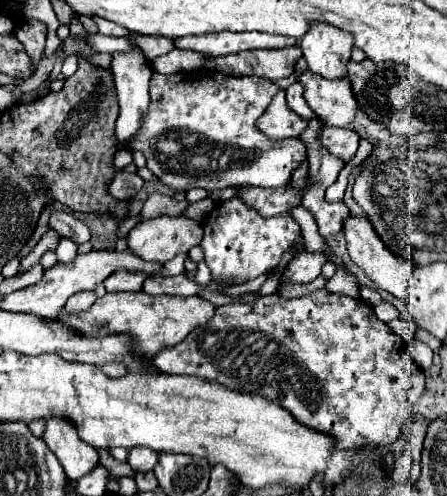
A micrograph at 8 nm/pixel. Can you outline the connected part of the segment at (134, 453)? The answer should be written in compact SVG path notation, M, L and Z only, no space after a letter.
M132 448L128 450L128 464L134 472L150 472L158 462L158 452L150 448Z

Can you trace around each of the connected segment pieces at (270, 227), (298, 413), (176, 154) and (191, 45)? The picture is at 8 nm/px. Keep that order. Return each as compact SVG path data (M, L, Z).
M238 198L218 202L204 220L202 228L204 238L200 246L206 254L206 264L214 280L222 277L232 280L233 284L242 284L273 270L286 250L296 248L296 252L304 252L300 226L290 214L262 218Z
M326 290L294 300L270 294L254 302L218 306L210 322L194 328L180 344L164 346L154 356L154 364L164 374L202 376L230 390L270 398L270 402L284 406L304 426L332 434L340 450L392 444L400 436L402 424L412 416L412 408L424 394L426 384L424 372L408 354L408 346L386 322L376 318L370 304Z
M192 70L178 74L152 74L150 82L150 110L144 118L136 138L128 142L126 150L142 152L146 156L146 168L168 188L186 192L190 188L220 190L228 186L282 186L290 180L290 174L306 158L306 146L300 138L288 138L282 142L272 142L256 128L256 120L264 114L274 94L280 88L266 78L258 76L228 76L210 70Z
M210 32L198 36L184 36L176 38L174 46L180 50L192 50L204 56L228 56L242 50L254 48L286 48L294 46L296 40L278 34L264 34L264 32Z

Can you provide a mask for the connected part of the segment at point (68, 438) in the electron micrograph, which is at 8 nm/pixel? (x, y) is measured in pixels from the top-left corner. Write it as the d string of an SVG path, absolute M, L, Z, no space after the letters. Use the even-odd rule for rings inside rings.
M64 418L48 420L46 432L42 438L60 460L66 476L72 480L78 480L84 474L90 474L94 466L100 462L98 450L82 442L74 424Z

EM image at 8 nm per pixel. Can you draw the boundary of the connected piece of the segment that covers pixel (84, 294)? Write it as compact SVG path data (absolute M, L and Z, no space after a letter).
M82 290L80 294L72 294L72 298L68 298L66 302L66 310L68 312L80 312L80 310L88 310L96 300L96 294L92 290Z

